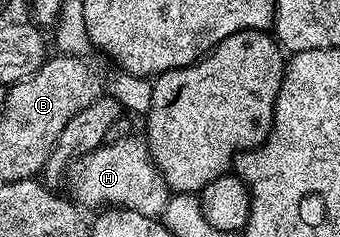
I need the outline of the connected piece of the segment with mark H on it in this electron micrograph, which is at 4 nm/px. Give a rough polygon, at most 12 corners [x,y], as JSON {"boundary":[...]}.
{"boundary":[[134,133],[77,160],[83,208],[158,219],[172,194]]}

